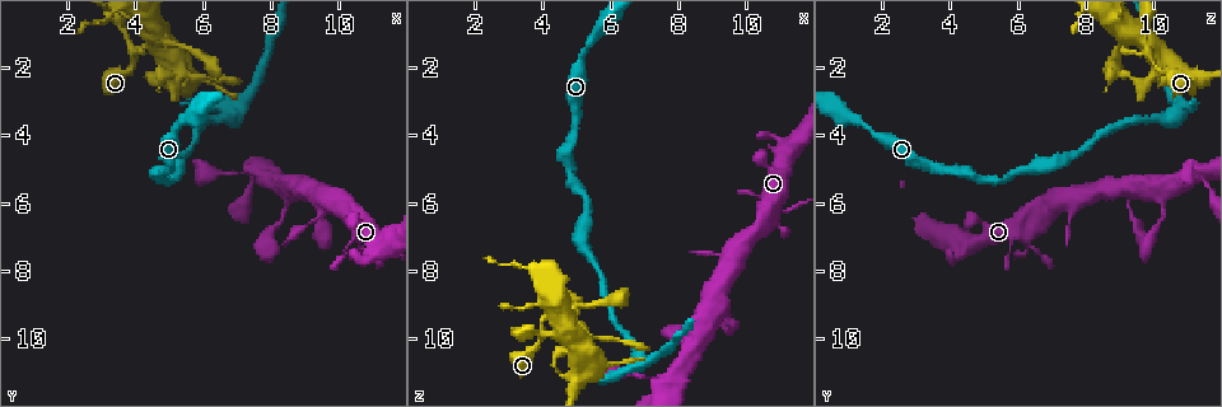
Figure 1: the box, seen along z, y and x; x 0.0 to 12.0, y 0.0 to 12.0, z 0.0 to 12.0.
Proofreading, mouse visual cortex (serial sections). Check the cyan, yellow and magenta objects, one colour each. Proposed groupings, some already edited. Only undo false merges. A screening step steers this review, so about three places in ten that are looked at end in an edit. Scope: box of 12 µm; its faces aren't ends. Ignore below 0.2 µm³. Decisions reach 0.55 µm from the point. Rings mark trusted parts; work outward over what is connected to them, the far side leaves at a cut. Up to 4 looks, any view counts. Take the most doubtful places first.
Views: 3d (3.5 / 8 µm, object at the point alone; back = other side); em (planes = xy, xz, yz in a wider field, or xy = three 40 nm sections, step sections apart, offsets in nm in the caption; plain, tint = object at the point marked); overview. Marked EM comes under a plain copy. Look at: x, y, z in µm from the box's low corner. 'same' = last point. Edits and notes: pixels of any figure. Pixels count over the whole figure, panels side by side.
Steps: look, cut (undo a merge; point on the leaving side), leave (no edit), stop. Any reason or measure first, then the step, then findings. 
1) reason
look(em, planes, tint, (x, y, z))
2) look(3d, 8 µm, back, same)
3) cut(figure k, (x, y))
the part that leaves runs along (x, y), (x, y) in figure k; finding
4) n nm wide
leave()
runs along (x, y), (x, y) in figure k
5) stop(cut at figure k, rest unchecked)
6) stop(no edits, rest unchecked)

abrupt turn
look(3d, 8 µm, (6.9, 3.6, 10.6))

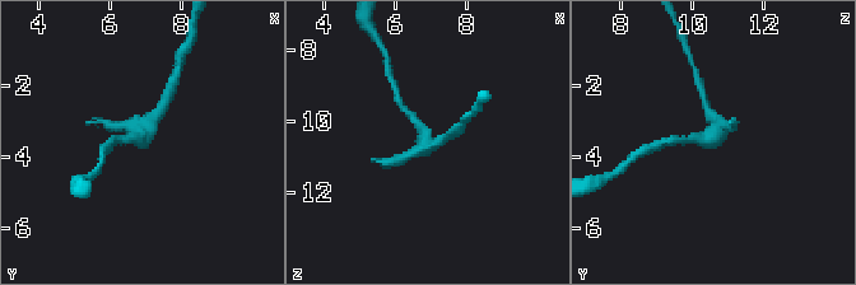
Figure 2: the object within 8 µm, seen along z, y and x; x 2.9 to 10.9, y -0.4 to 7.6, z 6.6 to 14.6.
shape alone is not enough
look(em, xy, step 5, tint, (6.9, 3.6, 10.6))

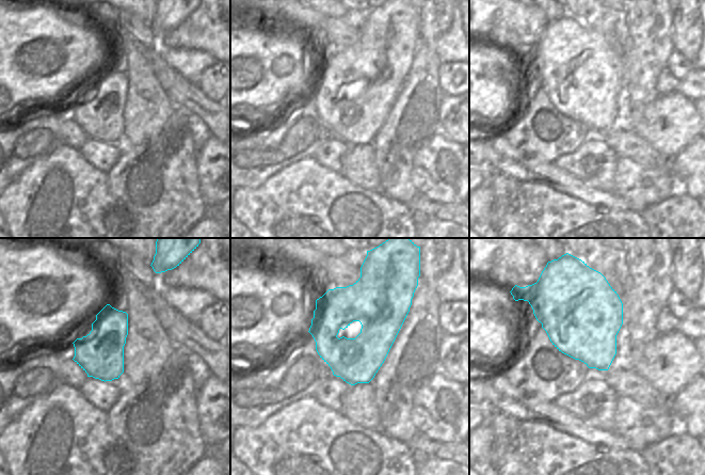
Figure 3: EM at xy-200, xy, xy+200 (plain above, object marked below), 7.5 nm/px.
leave()
runs along (125, 139), (144, 143), (159, 112) in figure 2; one cell here

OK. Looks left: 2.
sudden change in width
look(3d, 3.5 µm, (5.0, 2.4, 11.4))

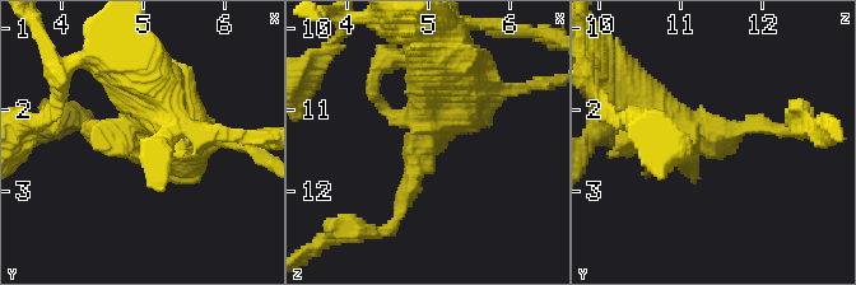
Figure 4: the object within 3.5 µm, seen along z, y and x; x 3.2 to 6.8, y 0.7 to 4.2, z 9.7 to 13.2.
need the tissue
look(em, xy, step 3, tint, (5.05, 2.30, 11.25))

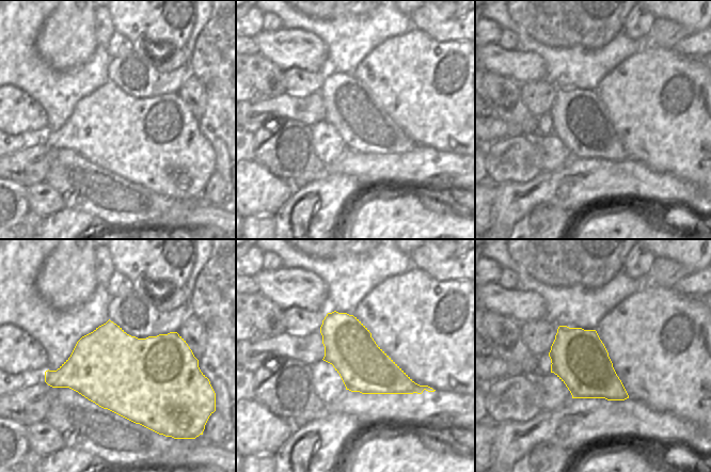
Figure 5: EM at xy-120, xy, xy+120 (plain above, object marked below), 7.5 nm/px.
cut(figure 4, (400, 213))
two cells meet here

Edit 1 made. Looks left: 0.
stop(cut at figure 4, rest unchecked)

